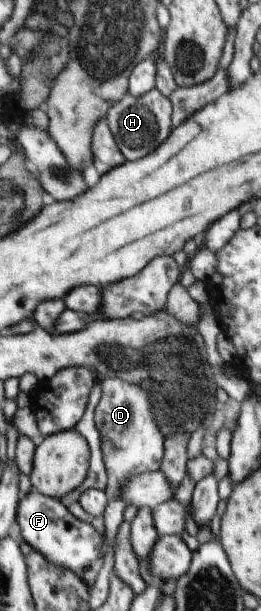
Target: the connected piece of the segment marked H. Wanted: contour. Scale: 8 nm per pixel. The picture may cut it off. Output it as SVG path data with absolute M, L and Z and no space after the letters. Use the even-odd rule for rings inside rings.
M154 88L138 97L130 93L124 94L118 103L107 109L105 118L122 155L126 159L140 159L140 157L148 155L150 151L154 151L160 143L166 141L166 137L172 131L172 114L172 102L165 95L162 95L158 88ZM156 131L158 131L160 143L156 143Z

